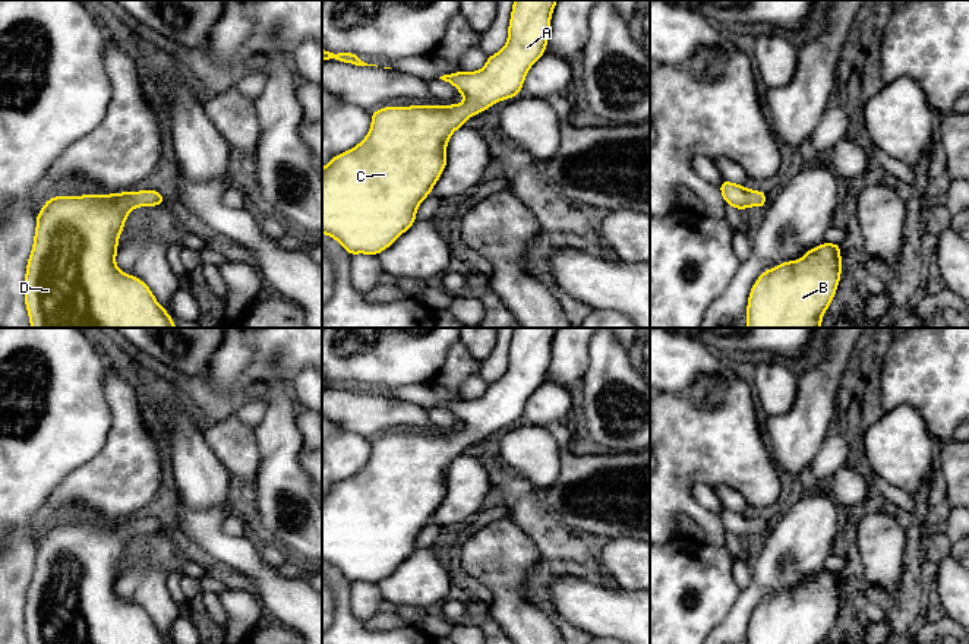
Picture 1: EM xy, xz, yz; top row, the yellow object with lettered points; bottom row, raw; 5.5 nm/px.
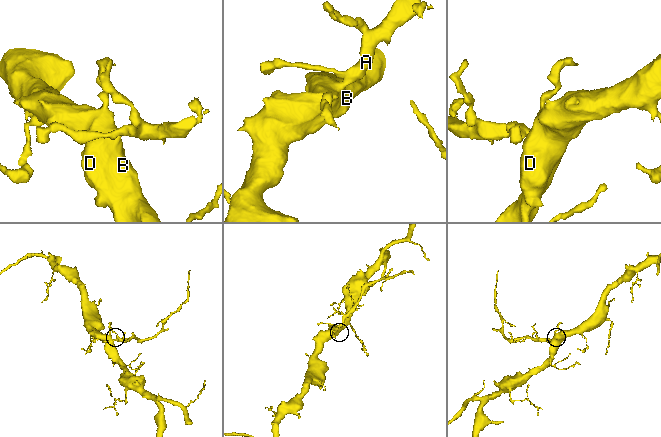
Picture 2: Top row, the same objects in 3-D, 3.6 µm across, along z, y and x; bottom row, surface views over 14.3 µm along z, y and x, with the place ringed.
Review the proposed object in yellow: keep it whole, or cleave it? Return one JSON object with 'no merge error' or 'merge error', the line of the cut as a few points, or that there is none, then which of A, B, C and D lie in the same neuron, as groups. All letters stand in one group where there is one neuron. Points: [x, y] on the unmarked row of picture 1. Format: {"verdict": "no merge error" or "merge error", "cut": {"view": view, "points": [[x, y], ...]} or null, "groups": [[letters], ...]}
{"verdict": "no merge error", "cut": null, "groups": [["A", "B", "C", "D"]]}

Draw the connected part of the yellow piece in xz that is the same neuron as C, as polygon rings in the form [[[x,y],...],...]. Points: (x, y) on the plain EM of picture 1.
[[[514,328],[508,353],[508,370],[479,400],[457,400],[439,407],[452,411],[464,423],[463,432],[384,435],[372,439],[367,464],[354,476],[332,484],[322,496],[322,561],[338,568],[348,583],[379,583],[416,550],[420,530],[427,525],[446,495],[446,471],[467,446],[490,433],[515,426],[530,395],[546,381],[550,345],[558,328]]]

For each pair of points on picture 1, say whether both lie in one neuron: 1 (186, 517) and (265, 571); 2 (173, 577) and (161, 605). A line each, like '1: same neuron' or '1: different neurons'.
1: same neuron
2: different neurons

